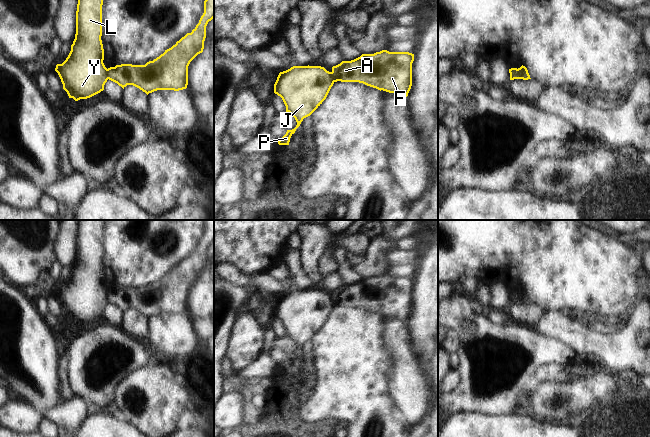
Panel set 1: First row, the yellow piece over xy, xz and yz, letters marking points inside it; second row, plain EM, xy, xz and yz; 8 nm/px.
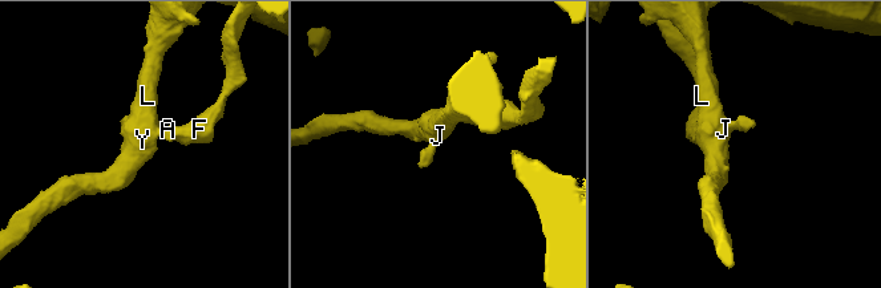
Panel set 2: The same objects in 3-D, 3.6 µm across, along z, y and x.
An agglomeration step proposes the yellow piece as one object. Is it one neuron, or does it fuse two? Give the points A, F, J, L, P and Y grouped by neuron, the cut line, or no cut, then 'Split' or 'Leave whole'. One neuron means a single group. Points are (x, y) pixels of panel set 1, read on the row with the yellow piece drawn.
Groups: A F / J L P Y. Split along xy (107, 69), (108, 78). Split

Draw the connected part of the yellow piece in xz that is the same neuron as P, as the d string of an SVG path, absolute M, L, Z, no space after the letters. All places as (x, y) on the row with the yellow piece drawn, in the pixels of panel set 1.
M293 66L280 72L274 84L274 93L280 96L297 125L278 141L289 145L291 136L304 118L310 116L326 99L334 84L332 72L321 66Z

